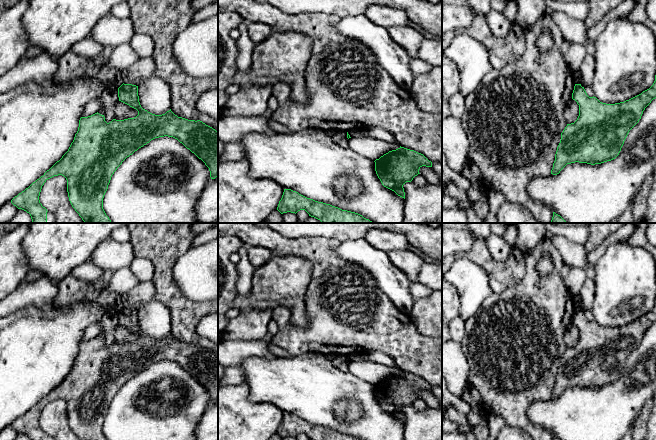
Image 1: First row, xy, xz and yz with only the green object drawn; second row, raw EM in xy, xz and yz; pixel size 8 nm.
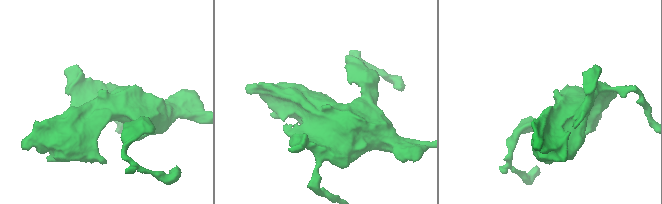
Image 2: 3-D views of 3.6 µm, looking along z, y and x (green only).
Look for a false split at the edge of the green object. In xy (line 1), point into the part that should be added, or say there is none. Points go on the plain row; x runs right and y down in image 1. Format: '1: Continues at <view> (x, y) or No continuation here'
1: No continuation here

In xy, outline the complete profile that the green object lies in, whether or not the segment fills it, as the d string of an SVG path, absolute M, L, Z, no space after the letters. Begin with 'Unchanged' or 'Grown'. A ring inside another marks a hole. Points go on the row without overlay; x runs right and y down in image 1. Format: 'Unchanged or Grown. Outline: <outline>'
Unchanged. Outline: M122 308L118 312L119 325L138 335L134 342L113 343L107 347L98 336L81 341L78 355L68 375L43 400L15 420L11 427L30 440L47 440L47 433L39 424L44 407L58 399L67 404L69 425L79 440L107 440L103 433L103 422L111 401L122 386L139 372L159 361L173 361L201 383L209 392L211 403L218 401L218 356L200 344L188 344L175 339L171 333L162 339L155 339L143 333L139 326L138 310Z

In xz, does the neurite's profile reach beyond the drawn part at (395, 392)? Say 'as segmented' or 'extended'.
as segmented

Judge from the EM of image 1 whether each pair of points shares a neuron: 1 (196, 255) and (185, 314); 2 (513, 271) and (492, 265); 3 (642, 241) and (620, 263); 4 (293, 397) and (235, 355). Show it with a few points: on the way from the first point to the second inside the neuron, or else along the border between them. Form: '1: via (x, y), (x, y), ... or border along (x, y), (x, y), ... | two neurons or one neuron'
1: border along (174, 278), (179, 289), (190, 299), (207, 301) | two neurons
2: via (508, 271), (497, 270) | one neuron
3: border along (626, 240), (631, 245), (641, 246), (645, 249) | two neurons
4: border along (266, 357), (247, 357), (239, 364) | two neurons

